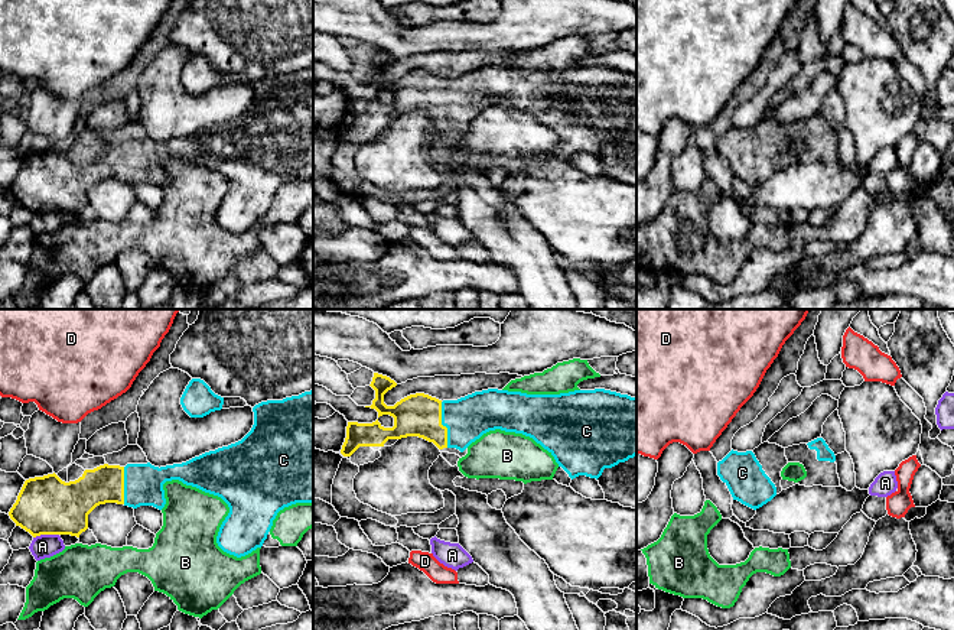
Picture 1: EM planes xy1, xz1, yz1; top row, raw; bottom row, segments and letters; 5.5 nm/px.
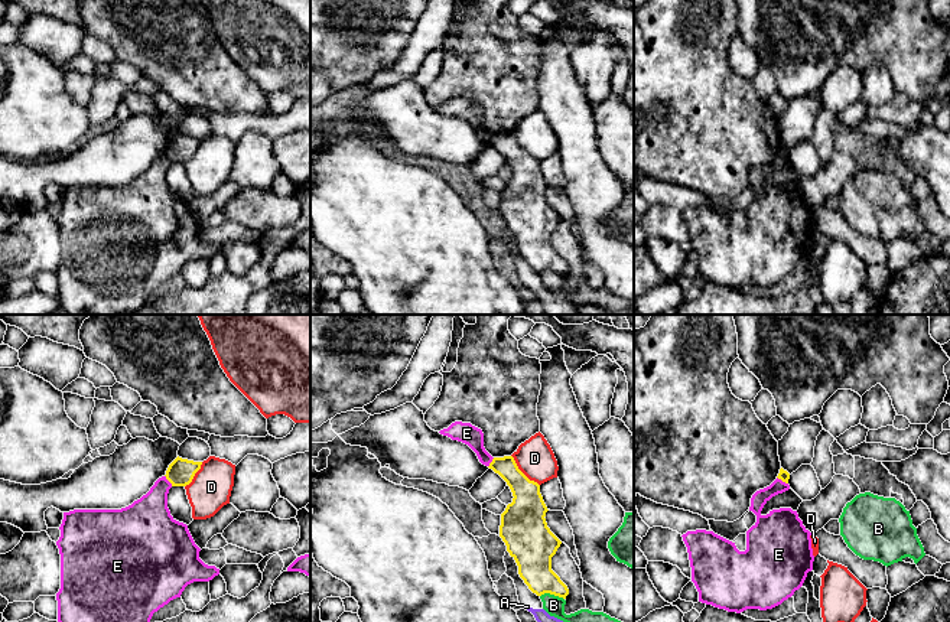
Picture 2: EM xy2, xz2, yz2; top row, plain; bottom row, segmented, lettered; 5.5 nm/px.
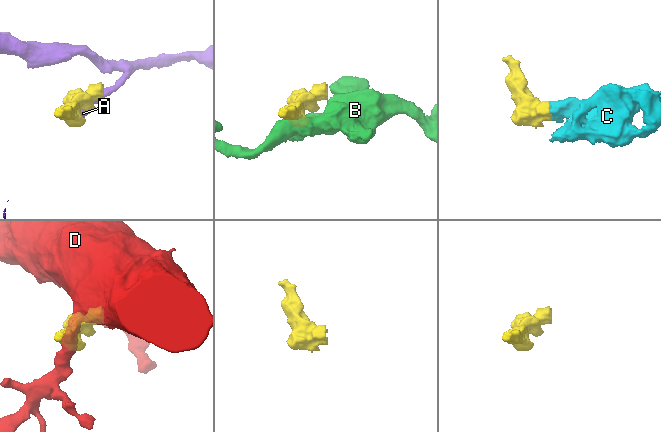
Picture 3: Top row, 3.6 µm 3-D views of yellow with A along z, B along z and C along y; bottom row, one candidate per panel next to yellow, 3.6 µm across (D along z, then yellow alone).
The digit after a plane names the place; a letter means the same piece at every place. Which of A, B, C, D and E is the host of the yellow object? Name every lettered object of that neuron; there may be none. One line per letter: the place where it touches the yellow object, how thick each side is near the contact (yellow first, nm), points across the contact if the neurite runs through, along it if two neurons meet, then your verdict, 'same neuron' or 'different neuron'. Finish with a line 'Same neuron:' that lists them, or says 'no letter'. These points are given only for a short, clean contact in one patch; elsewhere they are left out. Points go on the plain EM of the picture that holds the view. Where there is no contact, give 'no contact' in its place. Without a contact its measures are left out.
A: contact xy1 (45, 210); calibres 320 and 130 nm; border xy1 (58, 210), (41, 210), (33, 214); different neuron
B: contact xz2 (552, 270); calibres 220 and 110 nm; different neuron
C: contact xz1 (442, 101); calibres 240 and 240 nm; way xz1 (419, 91), (442, 101), (458, 100), (468, 94); same neuron
D: contact xz2 (521, 149); calibres 220 and 220 nm; border xz2 (511, 132), (516, 142), (539, 162); different neuron
E: contact xy2 (168, 156); calibres 150 and 240 nm; border xy2 (165, 152), (172, 162); different neuron
Same neuron: C

